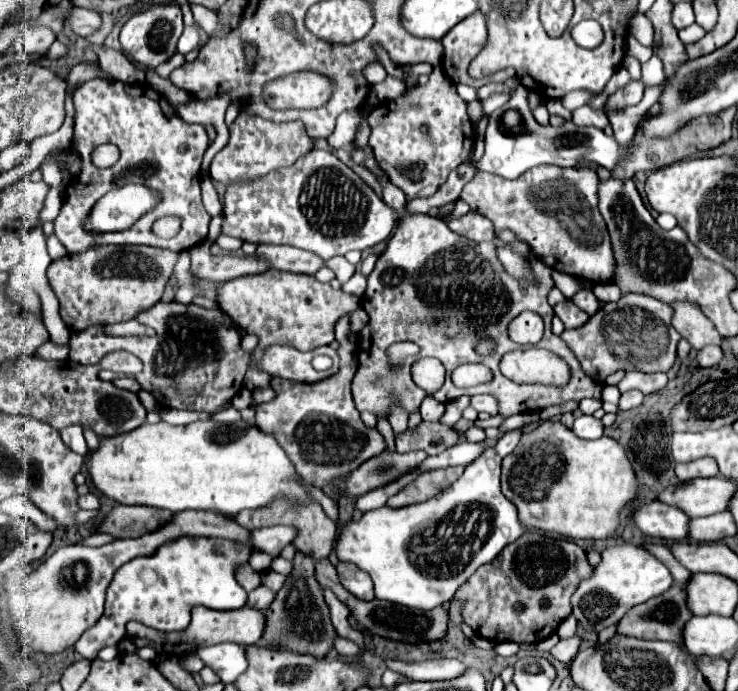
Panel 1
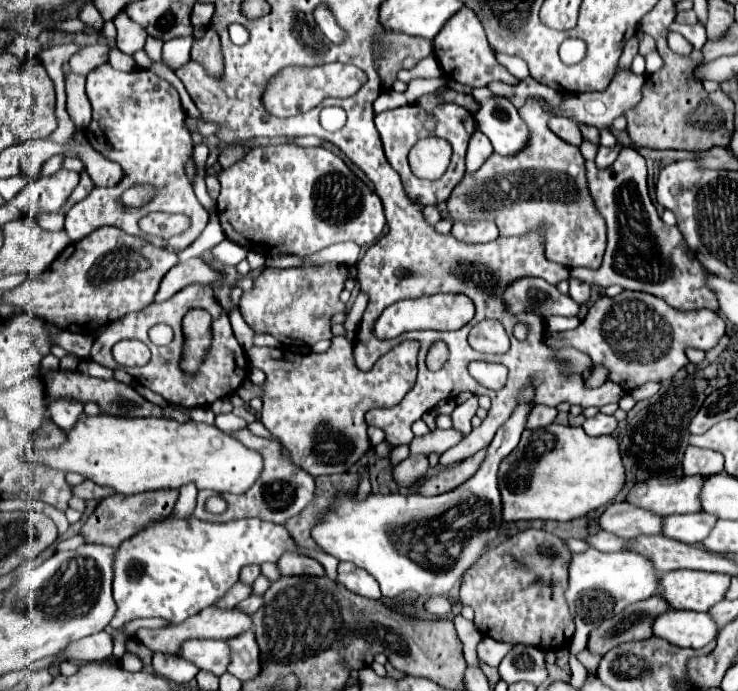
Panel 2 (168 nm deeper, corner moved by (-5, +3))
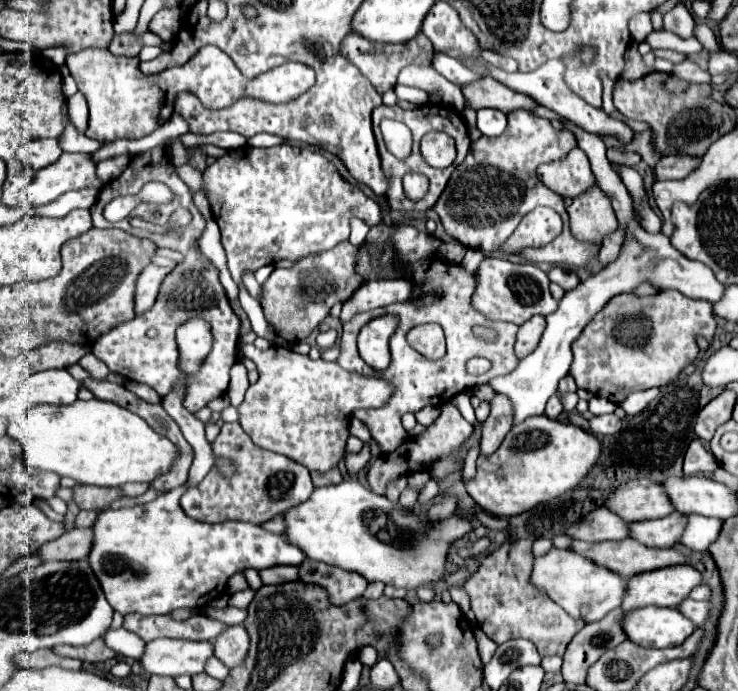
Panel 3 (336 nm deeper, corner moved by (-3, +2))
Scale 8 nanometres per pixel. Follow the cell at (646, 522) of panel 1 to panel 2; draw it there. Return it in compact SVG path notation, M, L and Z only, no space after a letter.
M623 501L611 503L605 509L605 513L599 517L599 527L617 535L619 539L635 539L639 535L661 533L661 517Z

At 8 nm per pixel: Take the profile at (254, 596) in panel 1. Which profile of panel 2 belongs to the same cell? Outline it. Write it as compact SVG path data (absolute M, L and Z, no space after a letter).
M247 597L245 601L241 601L239 605L237 605L237 609L241 611L241 613L247 613L247 615L253 615L259 607L261 607L261 603L263 603L263 597Z

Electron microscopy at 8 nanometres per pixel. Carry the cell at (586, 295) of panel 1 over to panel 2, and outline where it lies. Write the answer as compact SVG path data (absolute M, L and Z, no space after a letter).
M569 277L569 295L577 301L577 303L585 303L589 299L589 291L591 287L579 279Z

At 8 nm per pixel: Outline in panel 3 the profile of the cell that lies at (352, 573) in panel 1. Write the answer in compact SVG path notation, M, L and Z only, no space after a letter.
M309 560L309 562L303 562L299 568L301 568L303 582L325 586L329 590L331 602L349 602L357 596L363 596L367 588L367 580L361 574L341 570L337 566Z

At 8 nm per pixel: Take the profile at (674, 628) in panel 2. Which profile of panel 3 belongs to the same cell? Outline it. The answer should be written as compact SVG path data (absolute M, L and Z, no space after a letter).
M647 606L625 616L625 632L631 642L645 648L671 648L683 644L695 630L695 624L673 608Z

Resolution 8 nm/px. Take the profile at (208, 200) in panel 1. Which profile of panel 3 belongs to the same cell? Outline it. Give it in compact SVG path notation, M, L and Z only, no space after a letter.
M185 164L185 166L177 168L177 172L179 172L181 180L183 180L191 190L201 190L201 188L205 186L205 184L203 184L203 174L201 174L197 168Z

